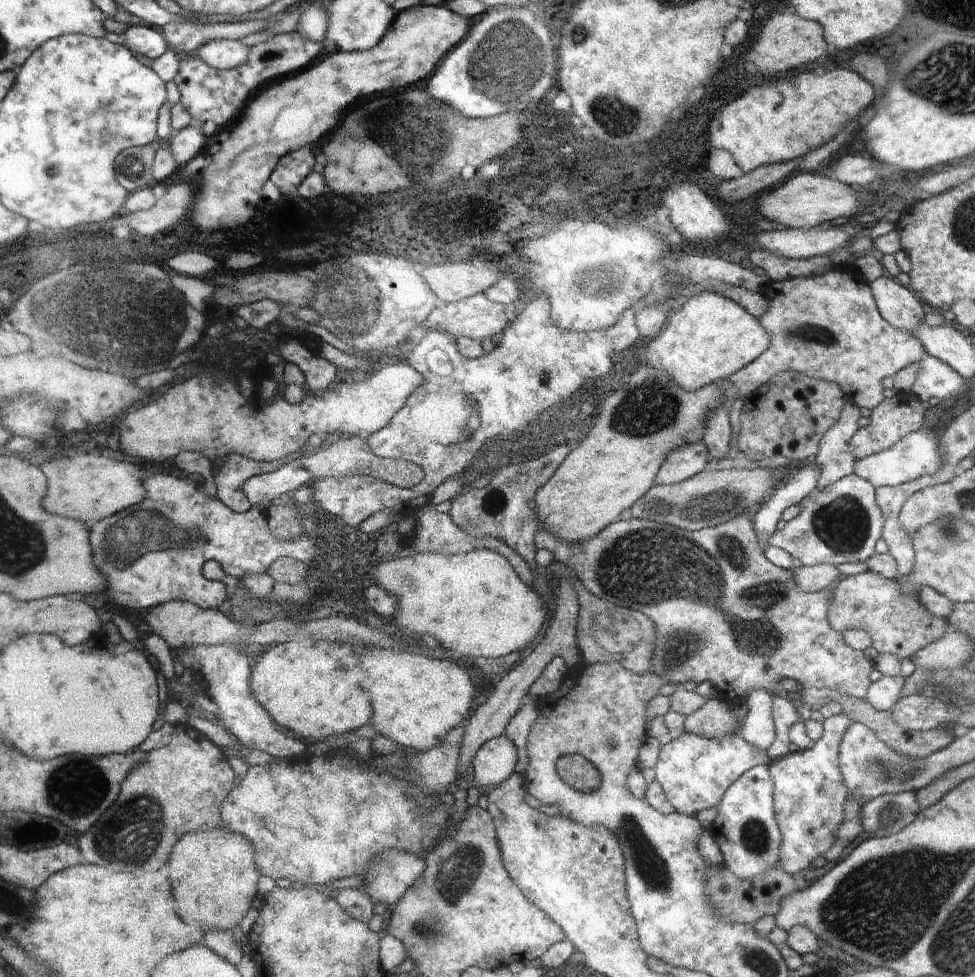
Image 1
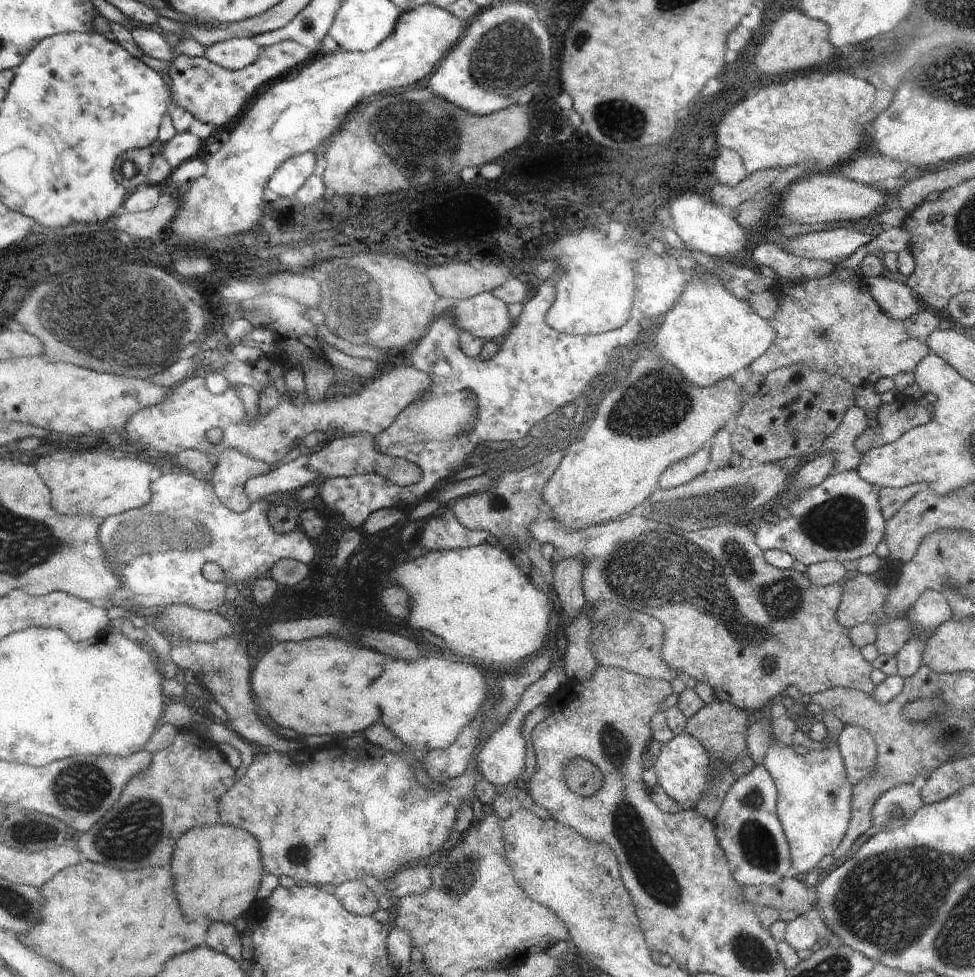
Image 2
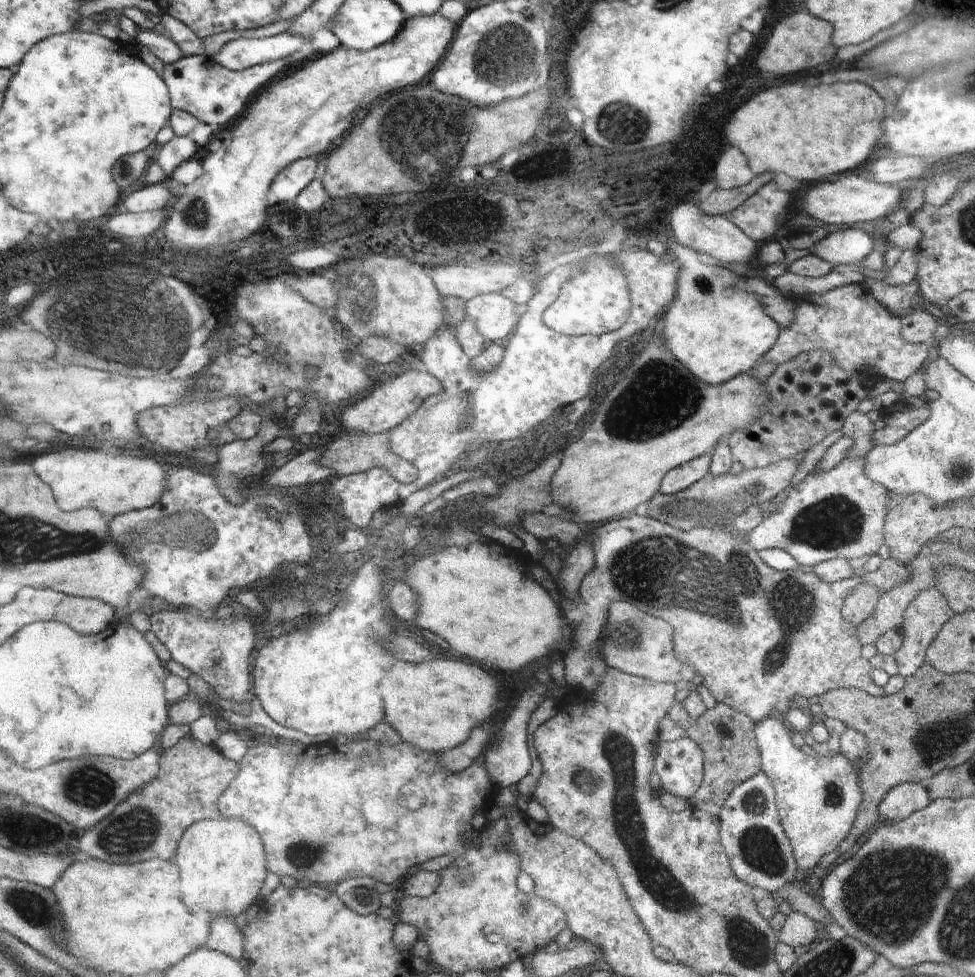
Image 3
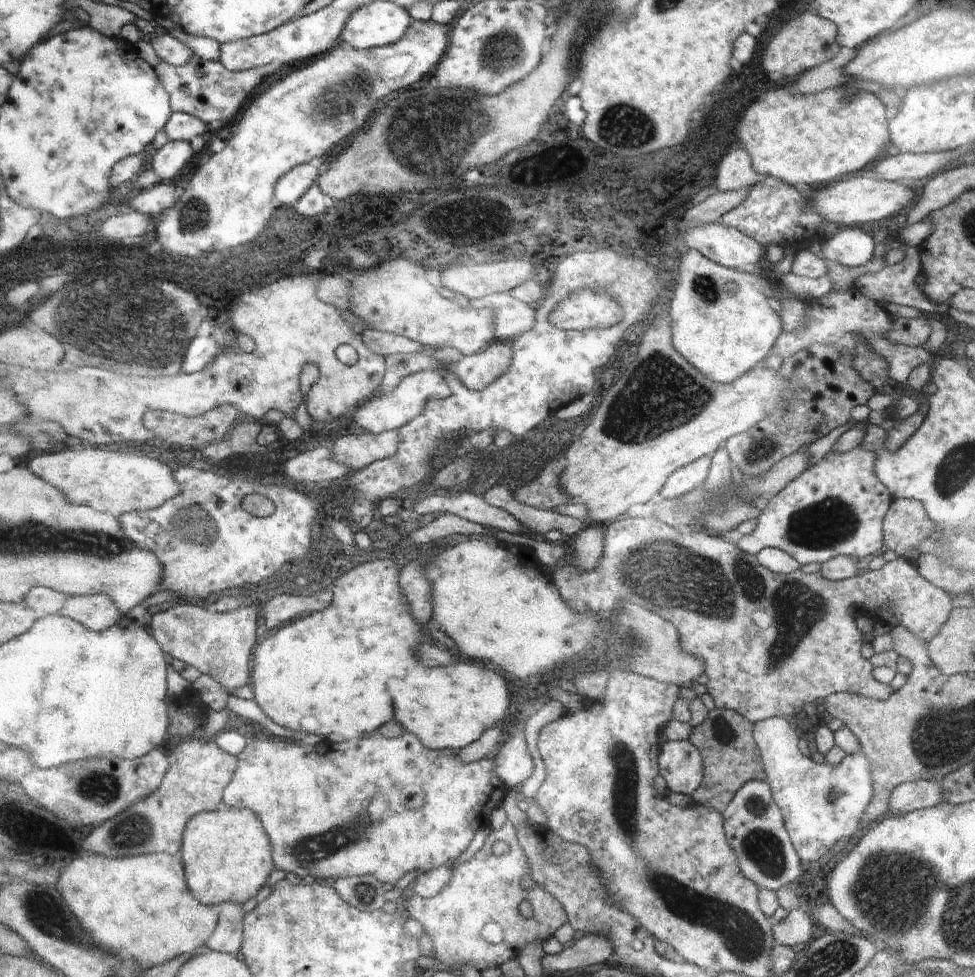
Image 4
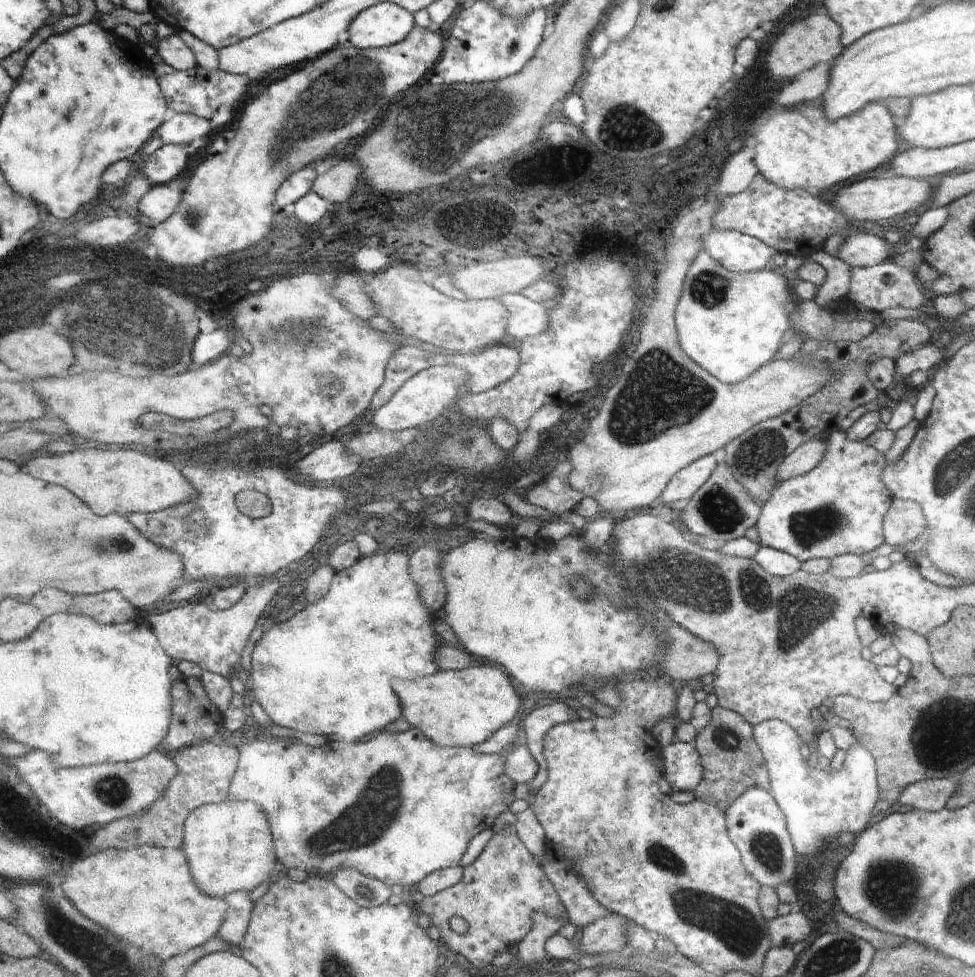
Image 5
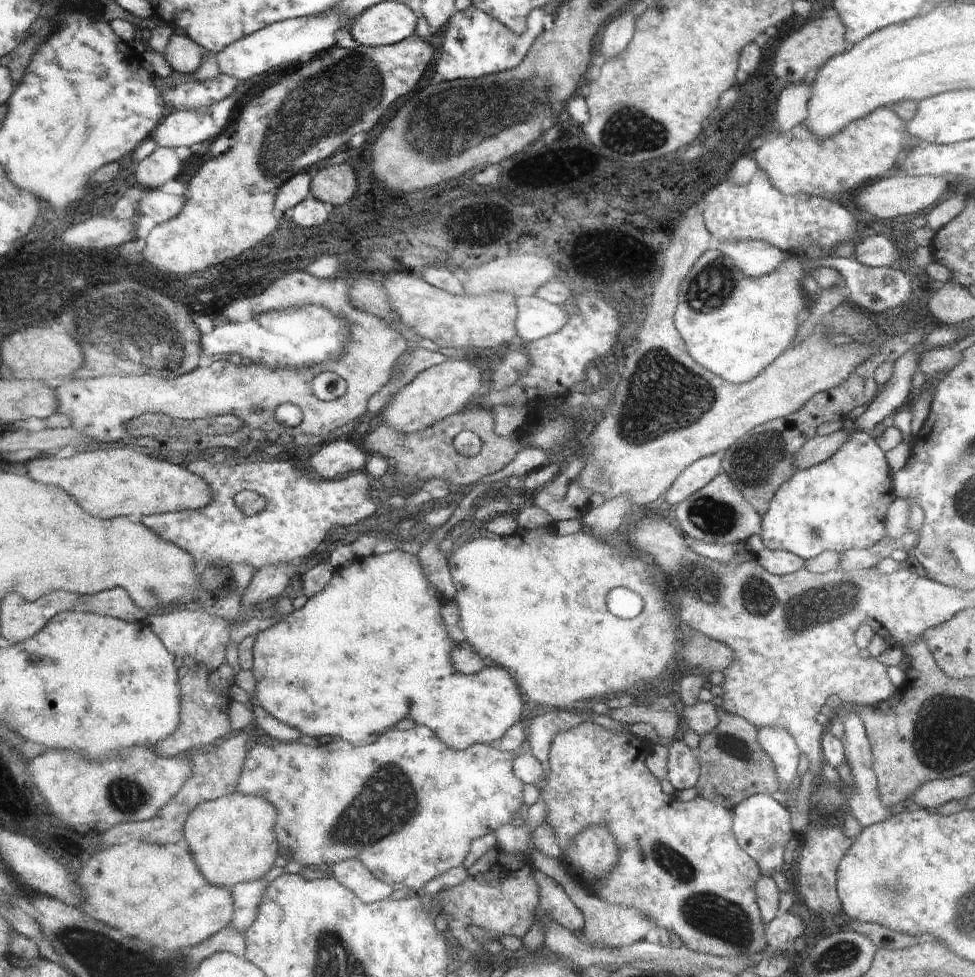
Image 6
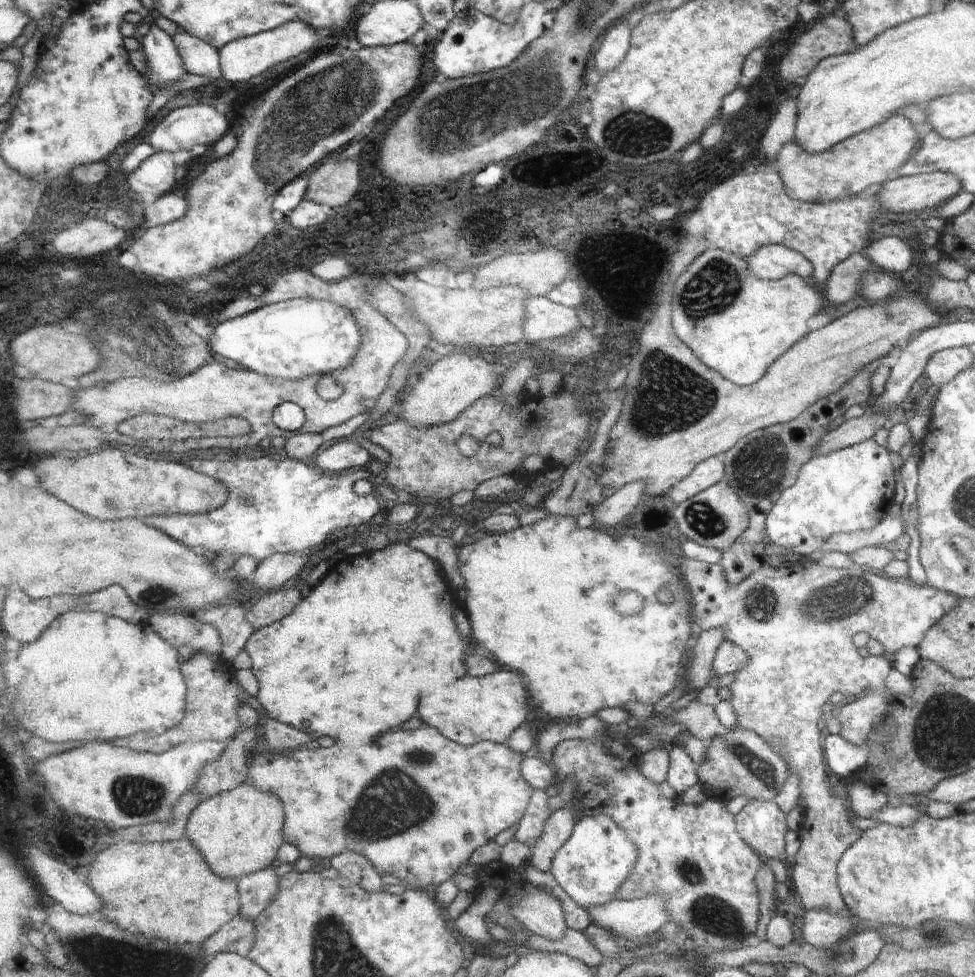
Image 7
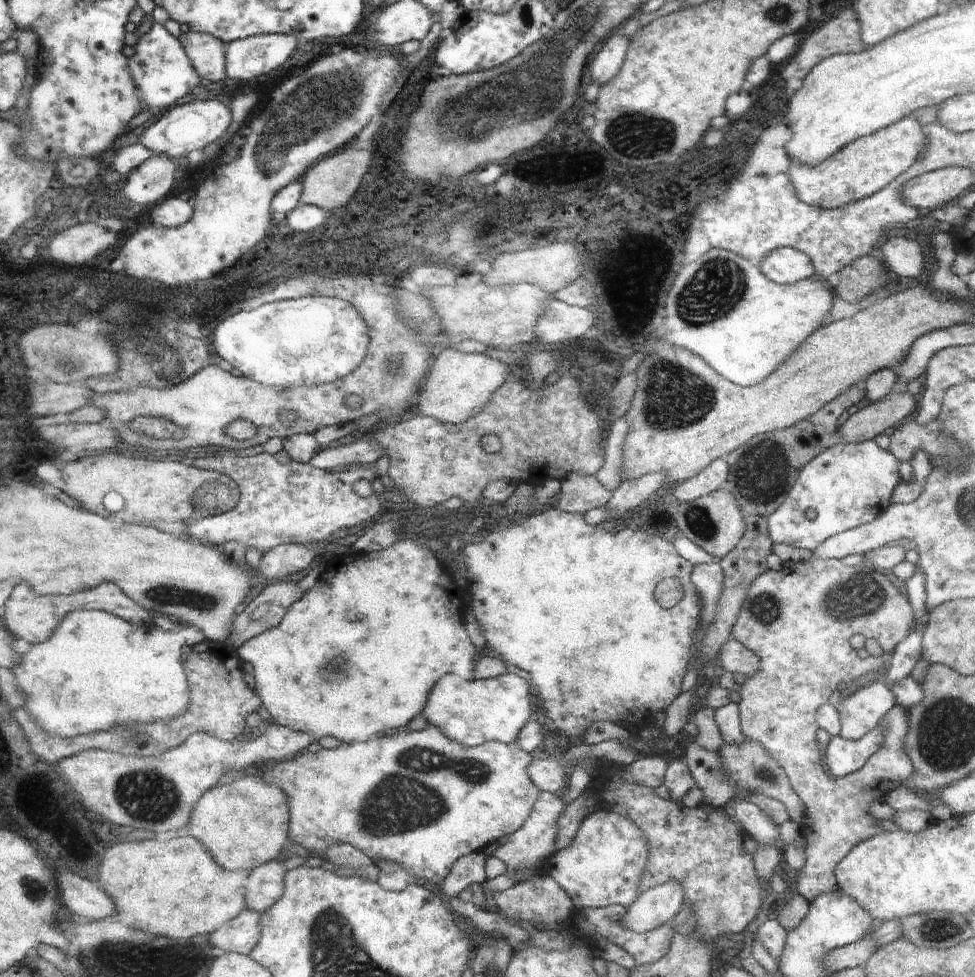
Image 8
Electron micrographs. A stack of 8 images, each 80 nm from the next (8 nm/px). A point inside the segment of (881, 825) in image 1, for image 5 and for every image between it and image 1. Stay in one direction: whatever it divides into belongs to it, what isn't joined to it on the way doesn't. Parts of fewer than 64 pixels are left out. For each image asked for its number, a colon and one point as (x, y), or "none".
2: (895, 807)
3: (907, 798)
4: (909, 796)
5: (930, 795)

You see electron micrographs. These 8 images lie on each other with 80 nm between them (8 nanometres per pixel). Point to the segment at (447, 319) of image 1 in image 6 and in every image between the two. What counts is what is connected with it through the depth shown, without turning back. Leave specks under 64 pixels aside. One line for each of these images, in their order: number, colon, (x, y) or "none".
2: (483, 316)
3: (494, 317)
4: (511, 317)
5: (527, 318)
6: (536, 318)

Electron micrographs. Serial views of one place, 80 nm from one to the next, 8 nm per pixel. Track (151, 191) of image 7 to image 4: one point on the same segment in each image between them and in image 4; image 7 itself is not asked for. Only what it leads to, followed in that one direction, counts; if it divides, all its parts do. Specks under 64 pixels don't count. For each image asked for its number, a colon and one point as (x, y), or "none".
4: (174, 156)
5: (166, 163)
6: (163, 165)

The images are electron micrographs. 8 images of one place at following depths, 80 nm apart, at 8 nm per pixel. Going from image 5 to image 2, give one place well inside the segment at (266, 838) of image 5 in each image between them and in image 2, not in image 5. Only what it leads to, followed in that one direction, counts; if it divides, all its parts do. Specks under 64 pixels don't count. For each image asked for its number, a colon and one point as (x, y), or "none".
2: (218, 868)
3: (223, 863)
4: (227, 853)

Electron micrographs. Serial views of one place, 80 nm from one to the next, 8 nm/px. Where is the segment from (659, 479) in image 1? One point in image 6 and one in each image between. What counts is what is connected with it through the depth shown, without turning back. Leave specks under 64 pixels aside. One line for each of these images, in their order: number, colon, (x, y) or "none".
2: (686, 469)
3: (684, 475)
4: (681, 481)
5: (691, 478)
6: (700, 474)

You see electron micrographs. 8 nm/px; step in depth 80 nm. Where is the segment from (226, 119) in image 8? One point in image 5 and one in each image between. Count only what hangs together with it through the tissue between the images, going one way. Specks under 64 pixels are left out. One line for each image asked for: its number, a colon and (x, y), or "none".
5: (182, 128)
6: (183, 127)
7: (183, 128)

